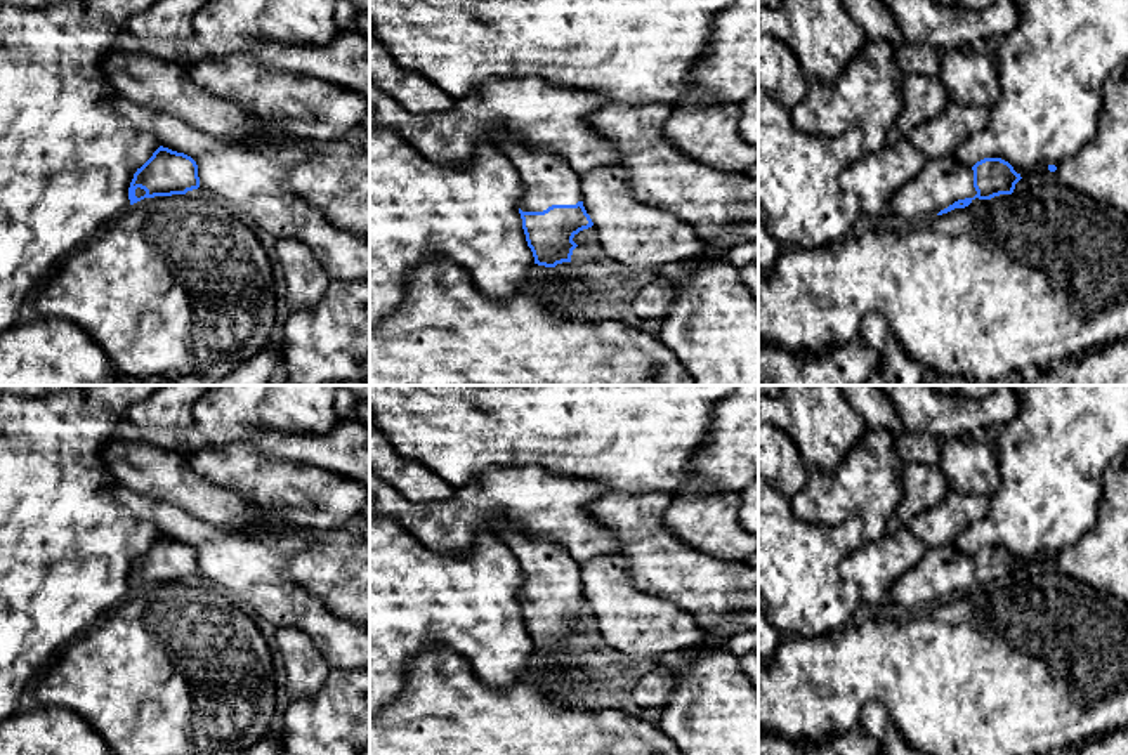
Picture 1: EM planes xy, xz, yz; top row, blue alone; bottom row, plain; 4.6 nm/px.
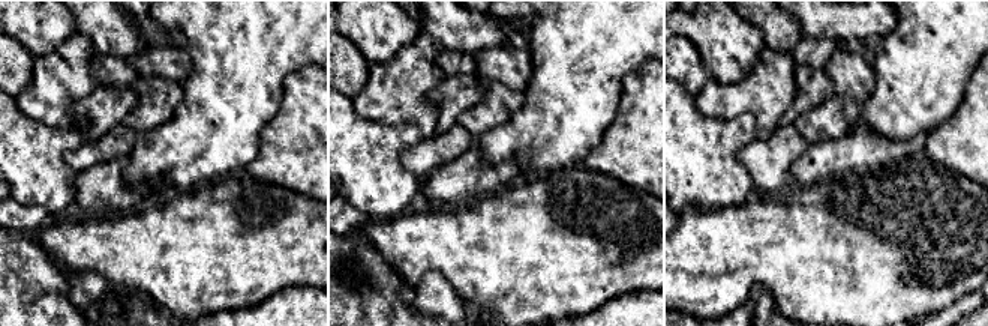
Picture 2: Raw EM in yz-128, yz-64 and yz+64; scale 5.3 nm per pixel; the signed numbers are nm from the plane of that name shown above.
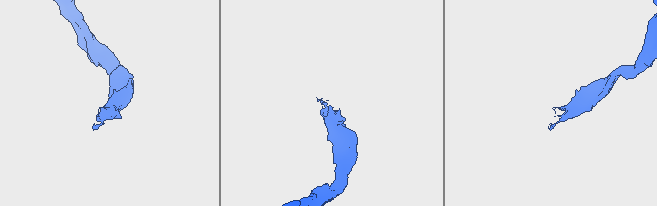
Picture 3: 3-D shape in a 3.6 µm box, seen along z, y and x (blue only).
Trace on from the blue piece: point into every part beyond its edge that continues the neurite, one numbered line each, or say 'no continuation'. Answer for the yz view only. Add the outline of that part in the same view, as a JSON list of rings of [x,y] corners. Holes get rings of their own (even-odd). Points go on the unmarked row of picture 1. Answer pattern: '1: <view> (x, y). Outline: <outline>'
1: yz (941, 571). Outline: [[[953,547],[927,548],[920,562],[890,587],[890,601],[883,613],[918,614],[954,590],[975,583],[970,555],[963,555]]]

